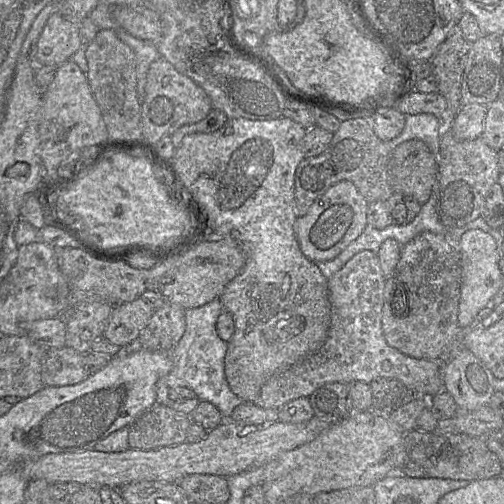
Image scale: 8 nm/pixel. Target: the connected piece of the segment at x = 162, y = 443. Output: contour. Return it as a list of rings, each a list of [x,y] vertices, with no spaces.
[[[155,404],[129,426],[129,448],[152,450],[186,442],[192,422],[190,415],[164,404]]]

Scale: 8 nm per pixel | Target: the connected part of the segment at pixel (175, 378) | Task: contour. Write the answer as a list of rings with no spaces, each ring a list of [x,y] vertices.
[[[214,299],[200,307],[185,311],[185,332],[170,351],[173,368],[165,378],[169,388],[192,389],[200,401],[212,403],[219,409],[224,420],[229,420],[234,409],[243,401],[231,391],[225,378],[224,359],[228,342],[219,337],[216,329],[218,317],[223,311],[220,299]]]

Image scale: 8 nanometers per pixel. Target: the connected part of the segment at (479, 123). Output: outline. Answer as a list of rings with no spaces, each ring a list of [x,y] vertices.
[[[469,104],[461,106],[451,124],[451,134],[459,141],[482,136],[487,106]]]

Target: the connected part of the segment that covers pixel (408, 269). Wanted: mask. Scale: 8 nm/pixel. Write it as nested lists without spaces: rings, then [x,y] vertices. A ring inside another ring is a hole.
[[[465,228],[454,232],[423,232],[401,246],[394,273],[396,279],[393,300],[397,312],[390,318],[390,302],[384,299],[382,330],[388,345],[415,359],[437,360],[460,334],[458,305],[461,288],[460,237]]]

